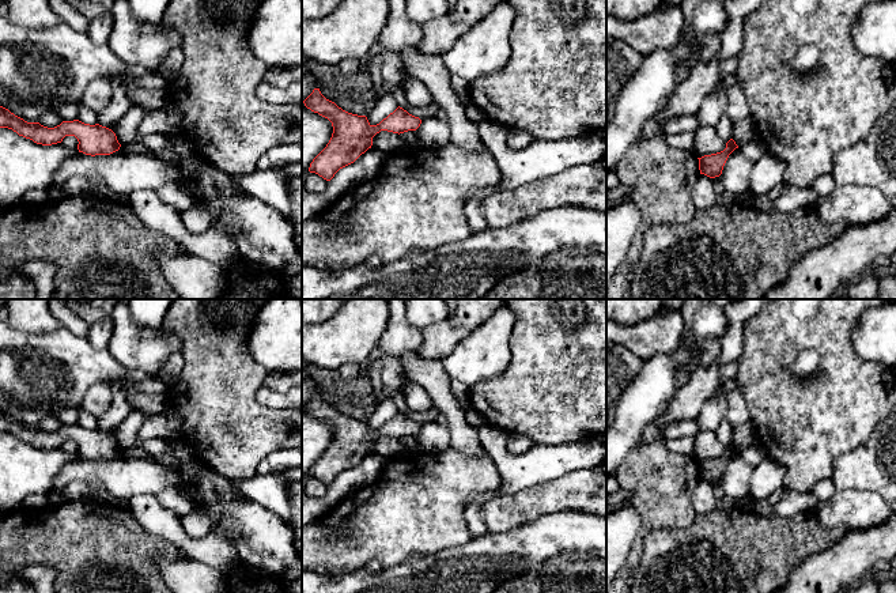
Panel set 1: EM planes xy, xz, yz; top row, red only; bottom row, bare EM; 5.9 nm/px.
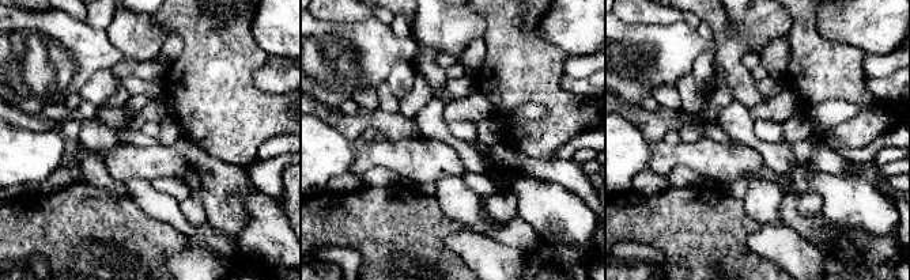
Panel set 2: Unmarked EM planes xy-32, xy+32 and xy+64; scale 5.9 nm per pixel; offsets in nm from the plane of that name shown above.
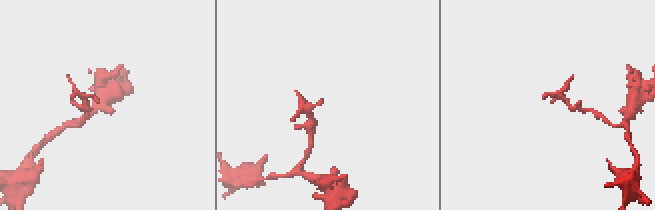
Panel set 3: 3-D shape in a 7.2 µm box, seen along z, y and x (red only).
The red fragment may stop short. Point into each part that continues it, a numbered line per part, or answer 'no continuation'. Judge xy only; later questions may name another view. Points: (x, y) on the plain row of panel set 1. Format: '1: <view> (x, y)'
no continuation

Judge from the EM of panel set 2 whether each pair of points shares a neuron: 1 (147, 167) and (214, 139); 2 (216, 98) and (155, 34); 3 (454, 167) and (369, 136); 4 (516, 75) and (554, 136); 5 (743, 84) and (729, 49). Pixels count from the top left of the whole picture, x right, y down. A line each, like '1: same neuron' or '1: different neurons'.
1: different neurons
2: different neurons
3: different neurons
4: same neuron
5: same neuron

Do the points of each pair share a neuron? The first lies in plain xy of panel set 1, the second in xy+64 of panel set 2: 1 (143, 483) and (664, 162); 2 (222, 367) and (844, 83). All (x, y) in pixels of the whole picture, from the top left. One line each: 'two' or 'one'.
1: one
2: one

